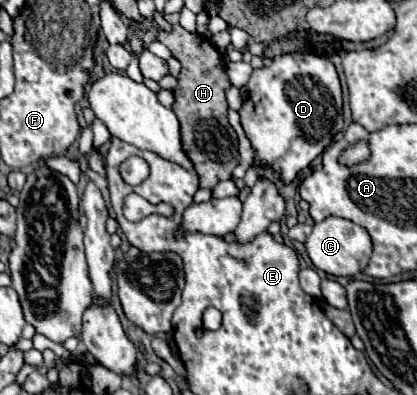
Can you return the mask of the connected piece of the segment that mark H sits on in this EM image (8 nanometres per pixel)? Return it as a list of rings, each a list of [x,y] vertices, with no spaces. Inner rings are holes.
[[[172,24],[172,32],[158,30],[156,40],[162,42],[182,64],[178,86],[174,88],[172,112],[178,116],[182,148],[194,162],[194,170],[200,178],[200,188],[214,188],[220,180],[228,180],[238,164],[238,136],[226,120],[228,102],[224,90],[230,86],[230,80],[224,70],[224,60],[212,42],[200,38],[200,34],[186,32],[180,24]]]

